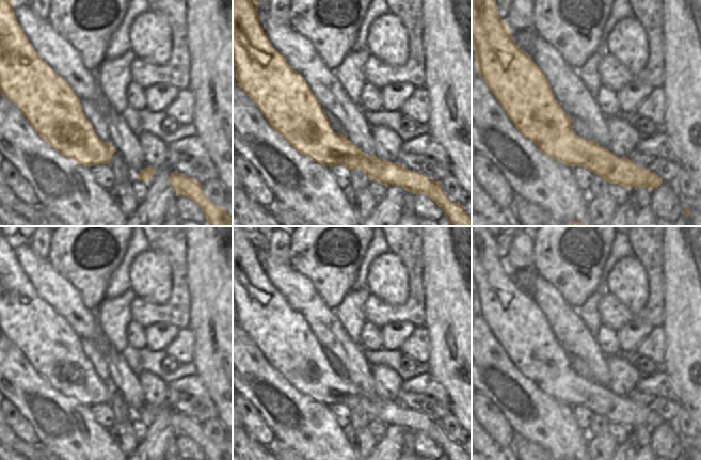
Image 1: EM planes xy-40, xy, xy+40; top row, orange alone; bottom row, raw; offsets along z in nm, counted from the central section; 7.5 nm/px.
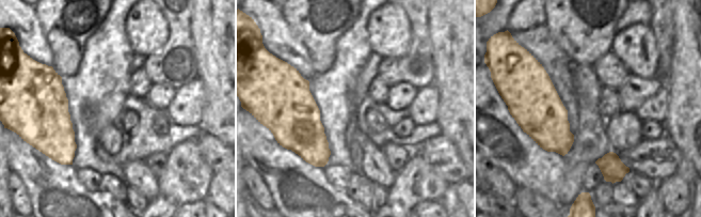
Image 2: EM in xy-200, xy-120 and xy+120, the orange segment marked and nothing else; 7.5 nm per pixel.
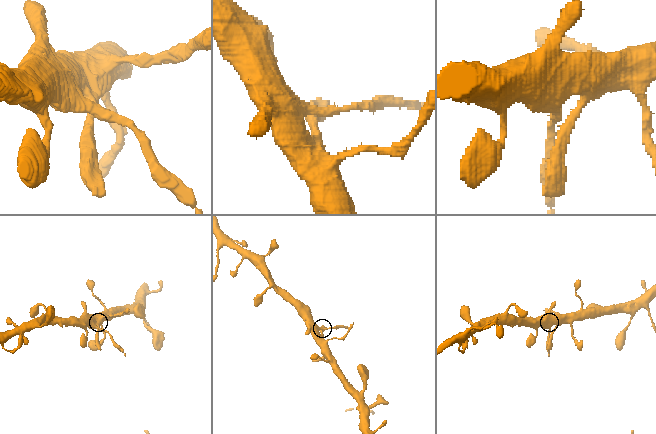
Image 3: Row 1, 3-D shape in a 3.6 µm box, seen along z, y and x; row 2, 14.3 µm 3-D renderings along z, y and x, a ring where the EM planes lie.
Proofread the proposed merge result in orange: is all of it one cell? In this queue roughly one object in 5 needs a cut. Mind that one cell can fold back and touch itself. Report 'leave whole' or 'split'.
split

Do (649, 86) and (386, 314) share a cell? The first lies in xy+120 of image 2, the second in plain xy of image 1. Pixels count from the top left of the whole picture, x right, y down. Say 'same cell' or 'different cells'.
different cells

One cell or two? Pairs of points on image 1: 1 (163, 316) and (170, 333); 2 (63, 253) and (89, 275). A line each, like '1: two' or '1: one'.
1: two
2: one

